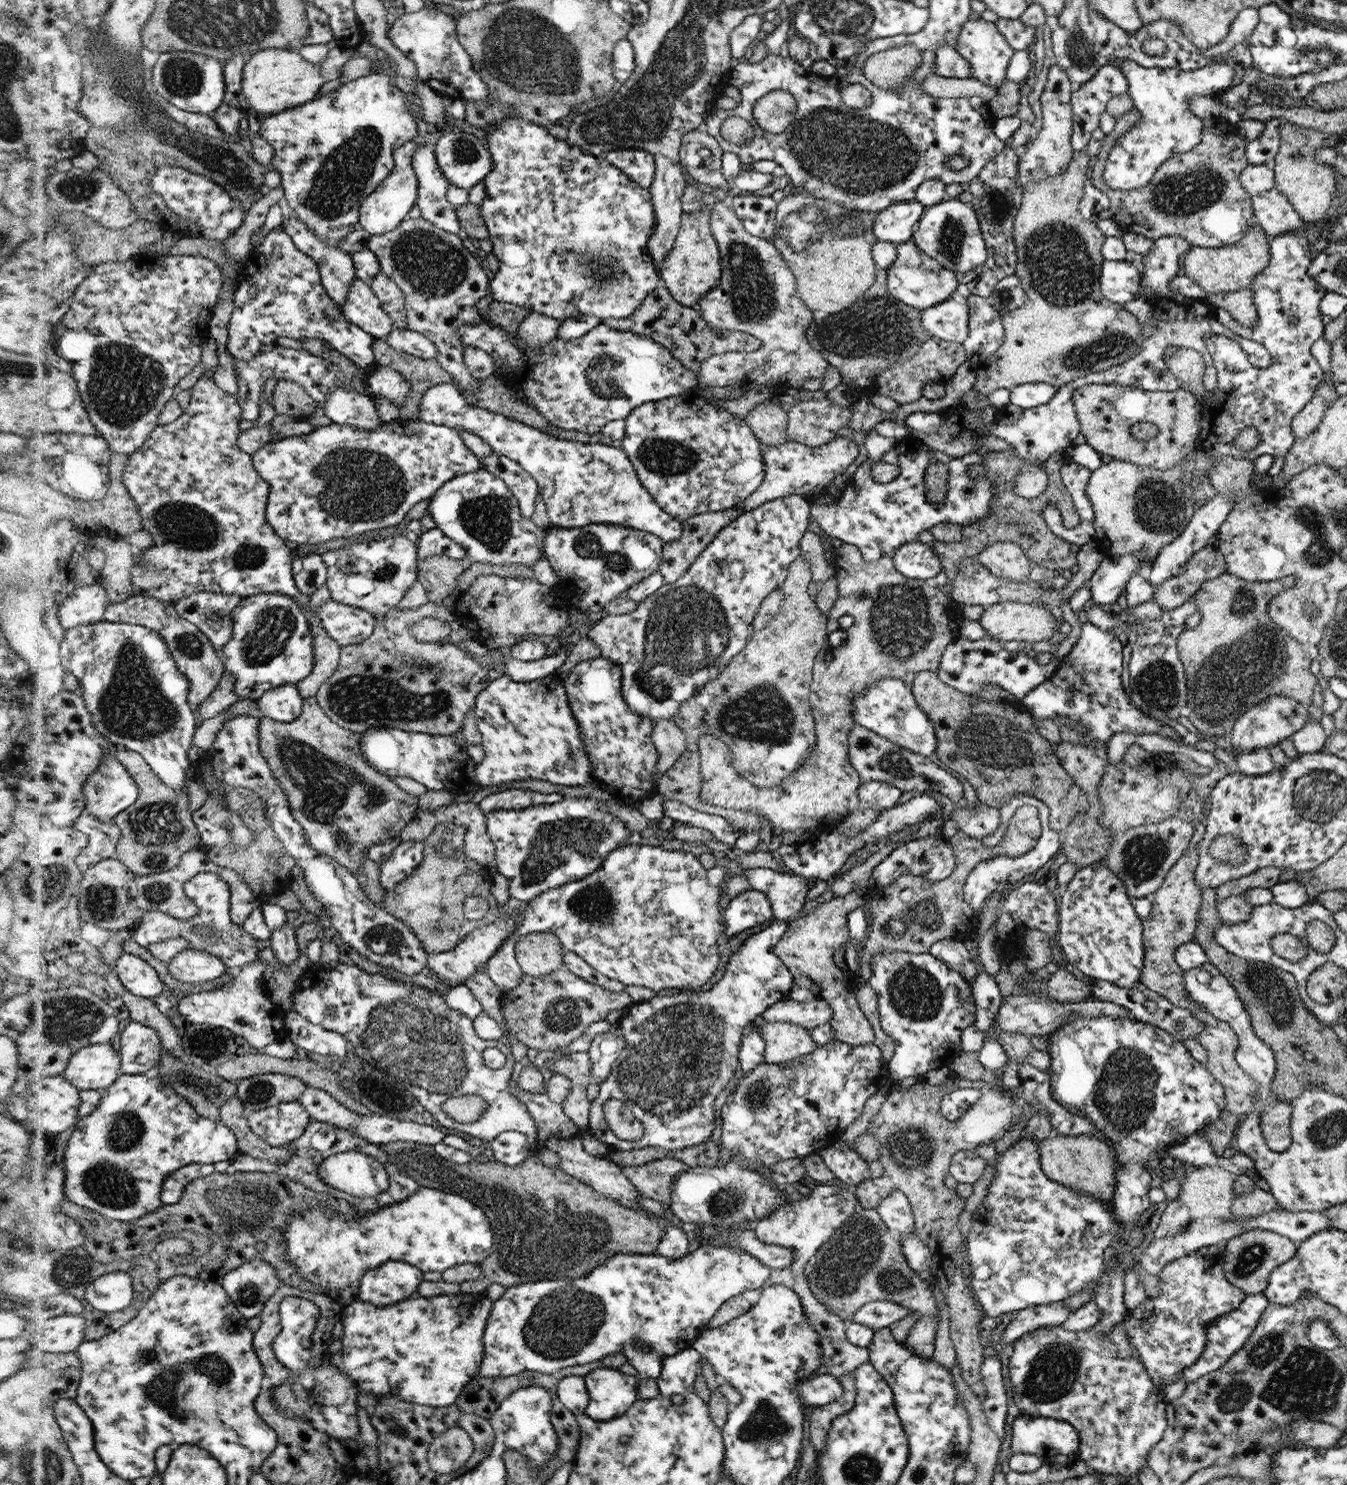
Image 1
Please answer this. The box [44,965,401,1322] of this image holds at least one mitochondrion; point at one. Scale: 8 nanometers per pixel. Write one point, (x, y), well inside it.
(106, 1181)

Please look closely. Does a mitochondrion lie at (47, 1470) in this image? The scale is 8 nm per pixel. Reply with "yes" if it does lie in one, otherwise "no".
yes

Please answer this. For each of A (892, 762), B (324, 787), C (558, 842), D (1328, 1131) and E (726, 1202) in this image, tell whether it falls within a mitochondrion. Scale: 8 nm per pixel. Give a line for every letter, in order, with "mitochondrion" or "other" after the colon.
A: mitochondrion
B: mitochondrion
C: mitochondrion
D: mitochondrion
E: mitochondrion

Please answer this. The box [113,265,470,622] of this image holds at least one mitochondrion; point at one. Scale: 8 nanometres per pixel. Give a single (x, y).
(353, 484)

